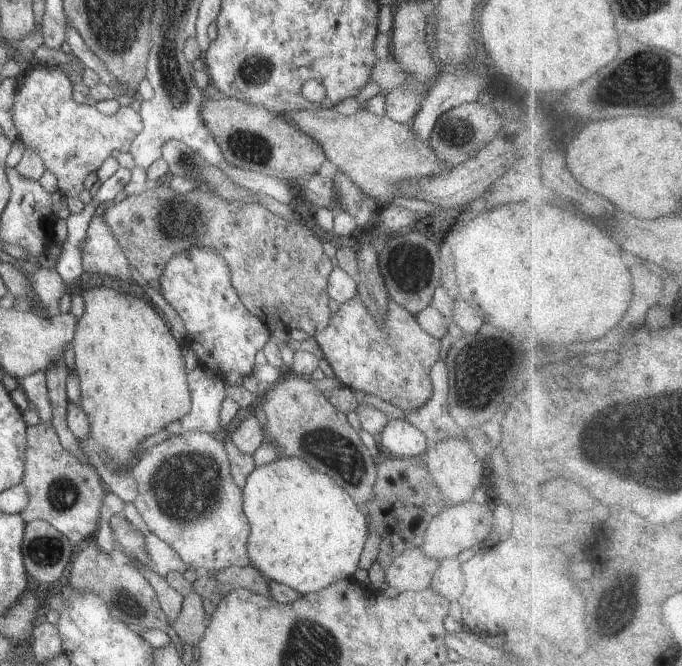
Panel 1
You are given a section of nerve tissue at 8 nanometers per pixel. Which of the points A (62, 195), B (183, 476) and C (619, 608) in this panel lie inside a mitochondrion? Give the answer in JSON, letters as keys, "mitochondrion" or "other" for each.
{"A":"other","B":"mitochondrion","C":"mitochondrion"}

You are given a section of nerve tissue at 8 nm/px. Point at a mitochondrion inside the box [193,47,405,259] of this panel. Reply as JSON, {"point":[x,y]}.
{"point":[248,146]}

